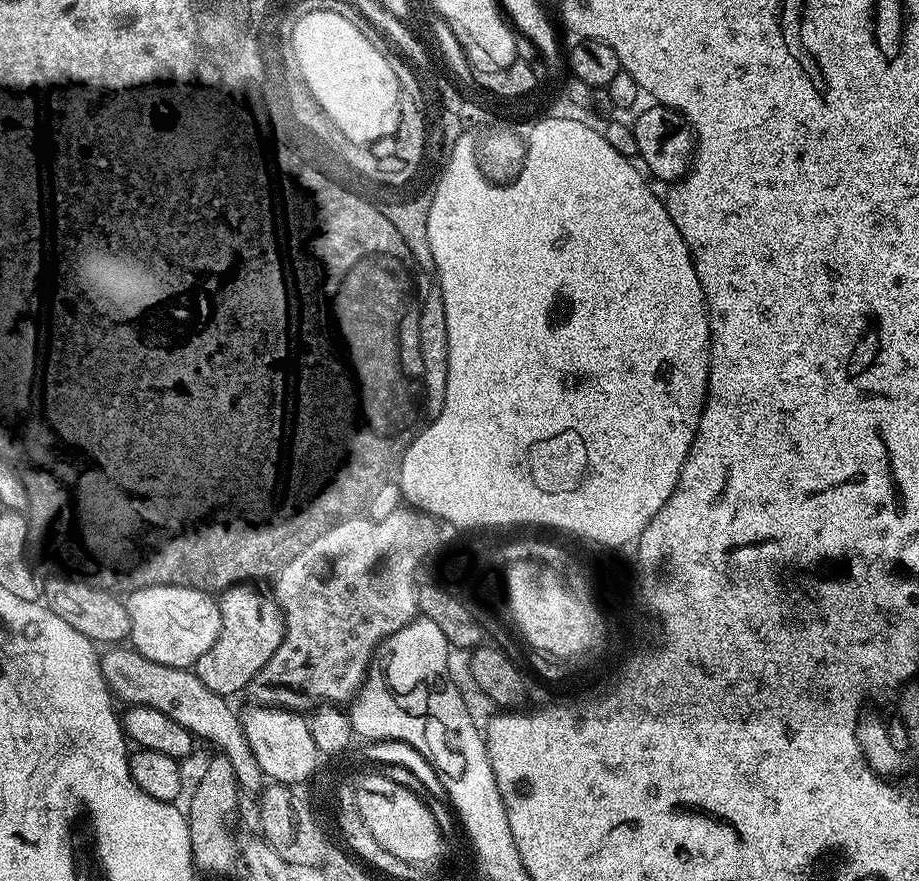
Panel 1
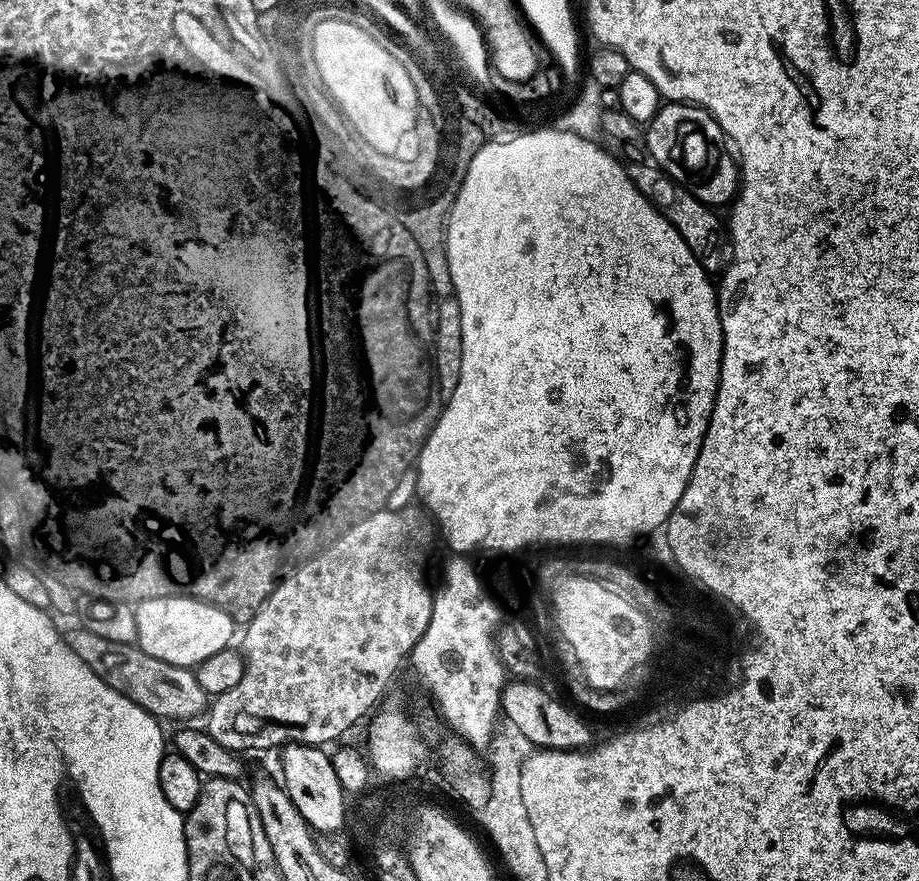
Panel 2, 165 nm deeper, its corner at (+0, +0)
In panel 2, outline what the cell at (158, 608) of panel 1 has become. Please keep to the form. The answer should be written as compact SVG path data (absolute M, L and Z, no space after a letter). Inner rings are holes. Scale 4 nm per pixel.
M192 596L150 598L139 601L135 605L135 610L138 622L136 644L146 654L154 654L154 658L162 658L162 662L192 668L206 658L210 658L210 654L218 654L233 643L232 617L205 600L195 600Z

